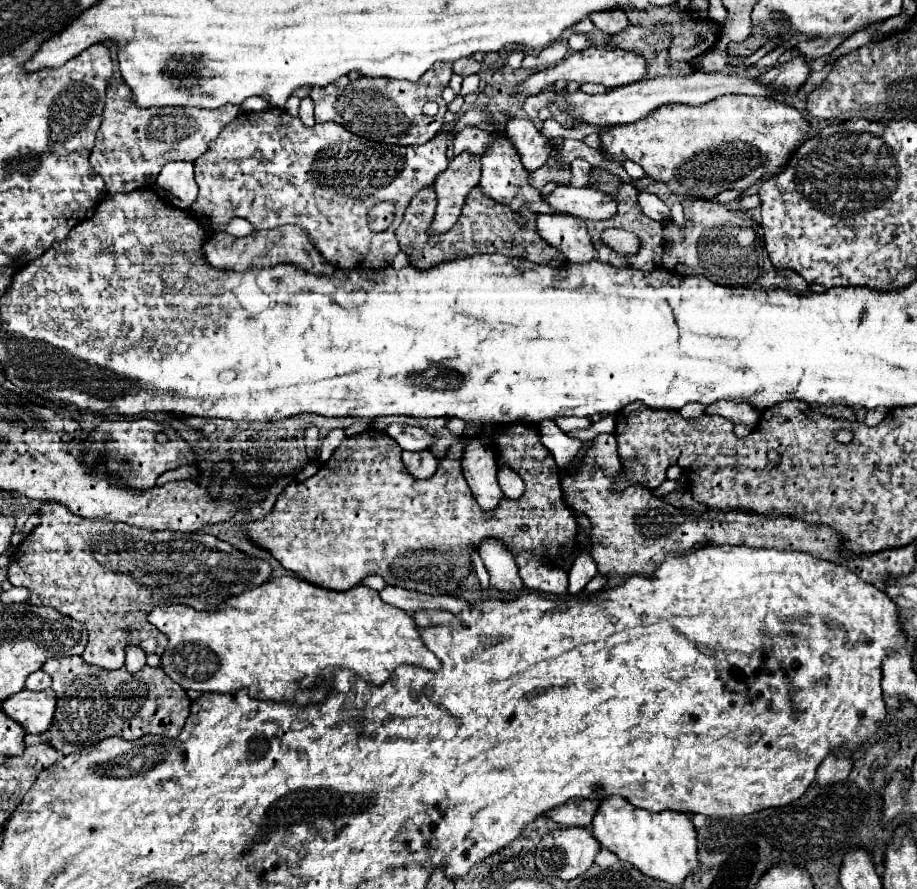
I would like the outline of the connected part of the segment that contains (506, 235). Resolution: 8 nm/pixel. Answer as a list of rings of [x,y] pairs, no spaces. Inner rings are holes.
[[[434,187],[422,189],[408,205],[408,211],[404,213],[404,221],[396,231],[396,239],[400,243],[400,249],[408,255],[410,265],[416,269],[430,269],[438,263],[452,261],[456,257],[476,255],[476,253],[500,253],[506,257],[524,257],[524,259],[538,263],[538,265],[550,265],[558,259],[558,253],[554,247],[550,247],[548,243],[536,243],[536,239],[540,239],[536,235],[536,213],[526,209],[526,207],[522,207],[520,213],[516,213],[516,211],[508,209],[508,205],[496,203],[494,199],[486,197],[482,187],[474,187],[466,197],[462,215],[456,221],[456,225],[446,233],[432,235],[428,231],[428,227],[434,219],[434,213],[436,213],[436,201],[438,199],[434,193]],[[518,215],[526,219],[526,227],[518,227],[514,223],[514,219]],[[540,251],[542,251],[542,255],[540,255]]]

